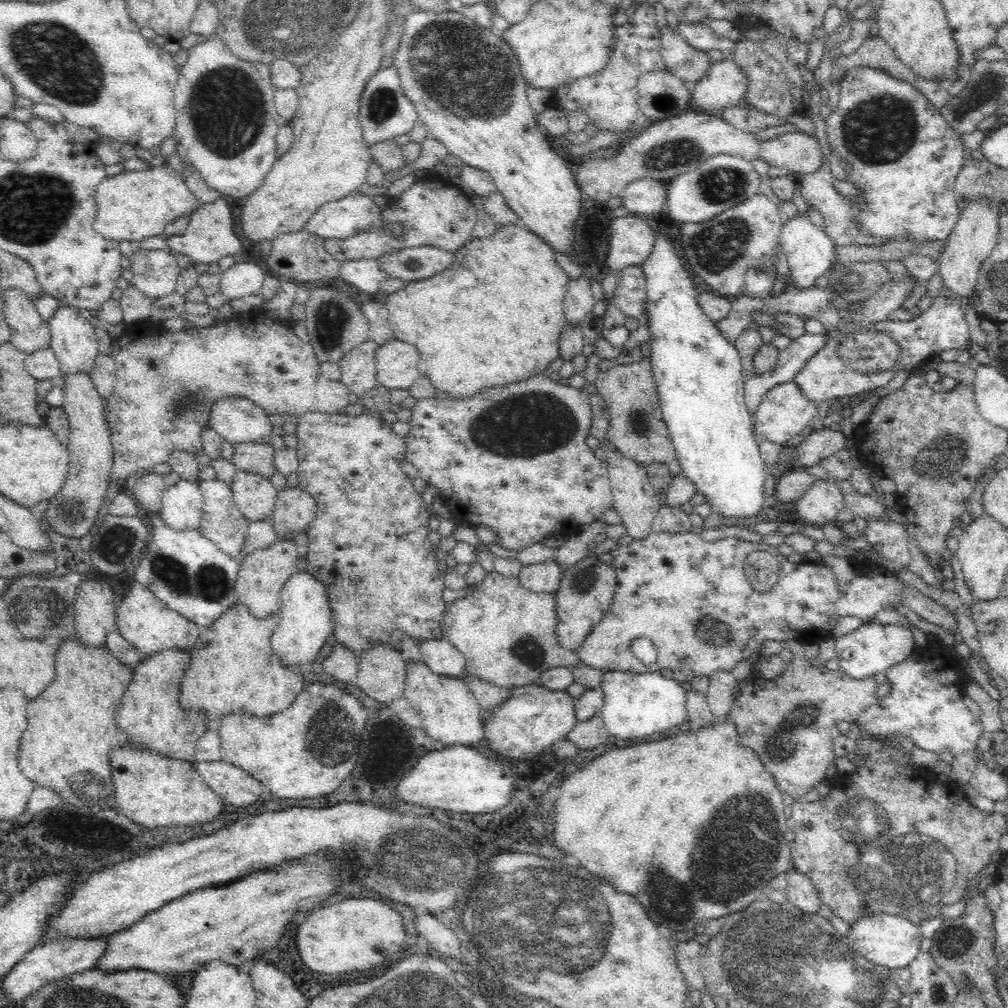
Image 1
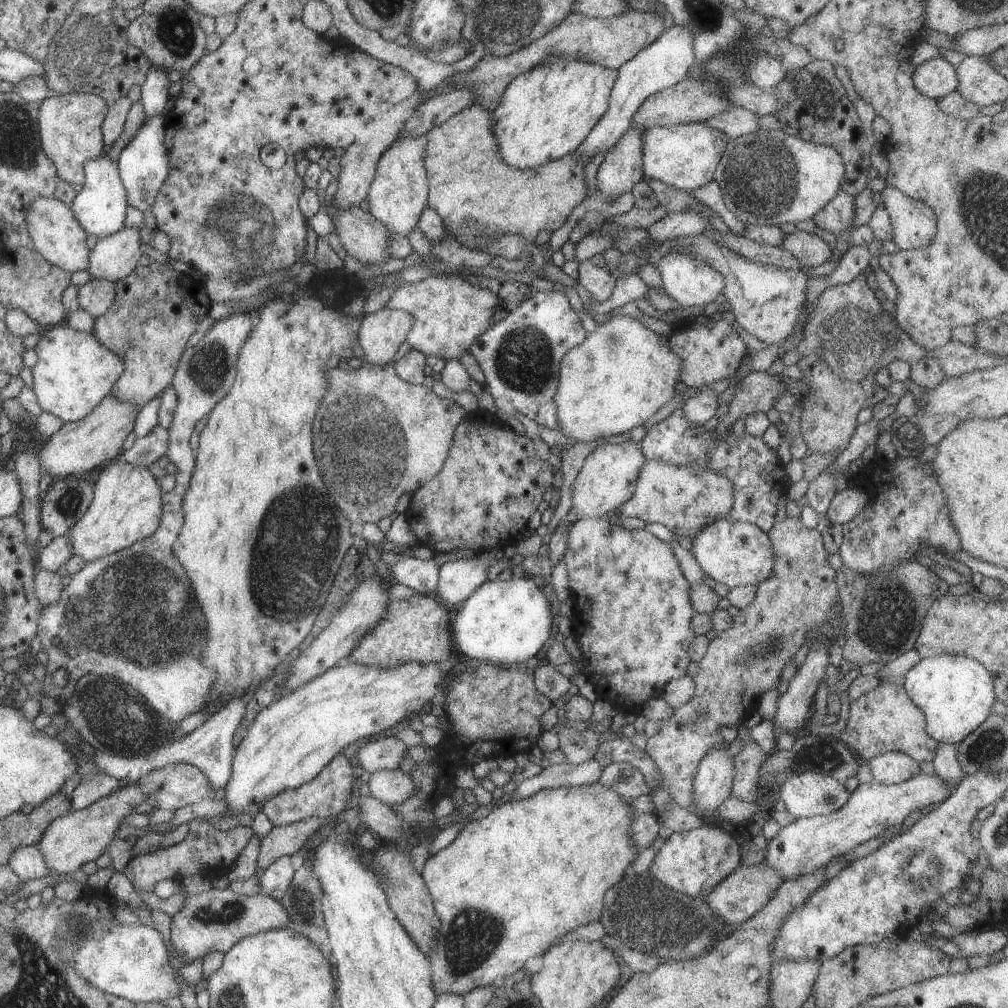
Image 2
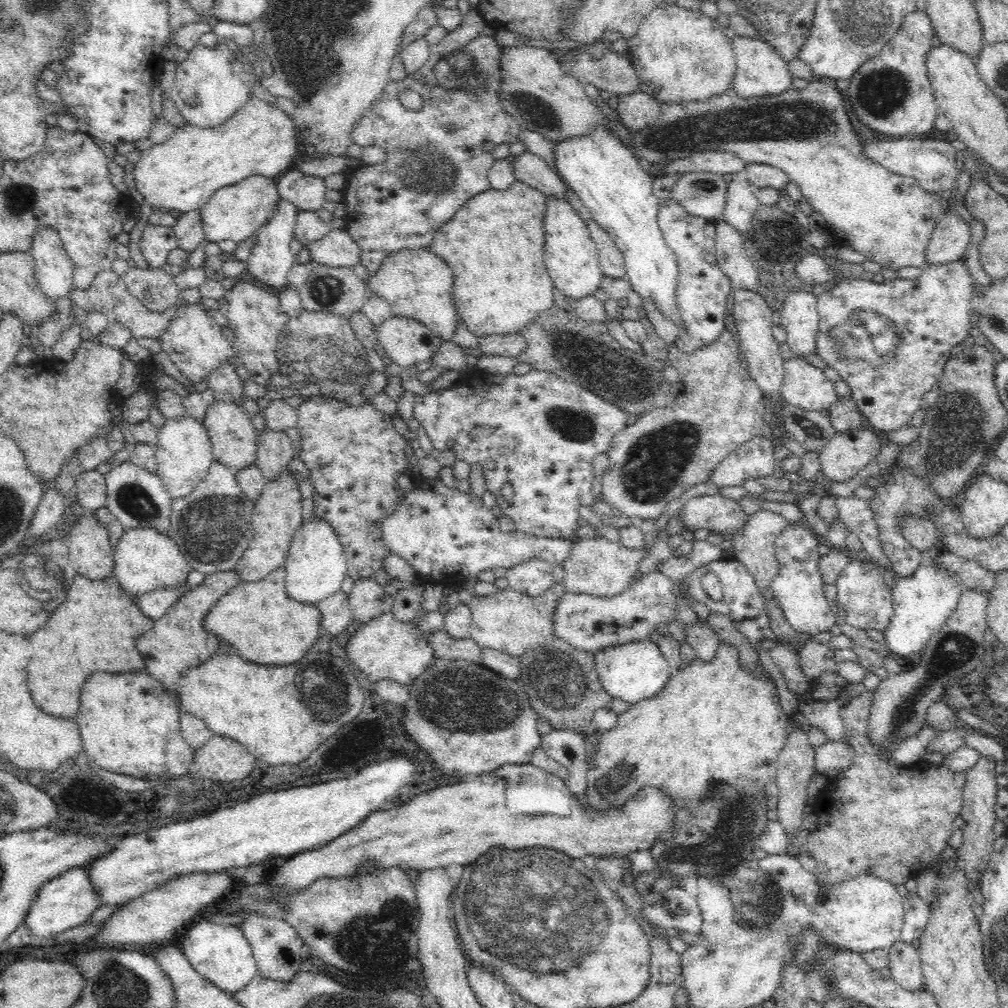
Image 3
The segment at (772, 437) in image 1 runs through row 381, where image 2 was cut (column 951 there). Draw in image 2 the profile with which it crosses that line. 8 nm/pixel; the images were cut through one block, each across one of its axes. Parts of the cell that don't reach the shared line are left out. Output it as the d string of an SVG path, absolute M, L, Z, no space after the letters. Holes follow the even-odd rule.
M936 772L920 773L893 785L876 779L859 784L842 808L827 815L796 817L792 824L781 828L767 842L765 858L768 866L772 866L784 881L796 876L806 876L816 868L832 862L836 856L842 856L870 838L878 837L884 830L902 824L912 811L919 809L925 812L942 804L954 791L948 788L948 784L944 784L944 780Z

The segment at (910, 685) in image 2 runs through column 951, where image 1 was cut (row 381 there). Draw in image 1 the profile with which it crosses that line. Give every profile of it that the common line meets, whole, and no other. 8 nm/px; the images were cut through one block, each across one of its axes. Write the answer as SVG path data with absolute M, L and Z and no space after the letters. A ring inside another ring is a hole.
M654 222L655 241L649 255L642 262L645 278L645 305L650 340L651 372L657 386L661 412L674 443L675 457L680 462L682 474L694 485L696 492L707 496L712 510L721 517L748 518L756 515L763 504L762 493L766 466L758 452L758 439L753 434L753 417L750 417L744 397L745 372L740 354L734 343L728 342L718 325L710 320L700 303L694 287L694 275L682 264L676 254L674 242L661 227L668 224Z

